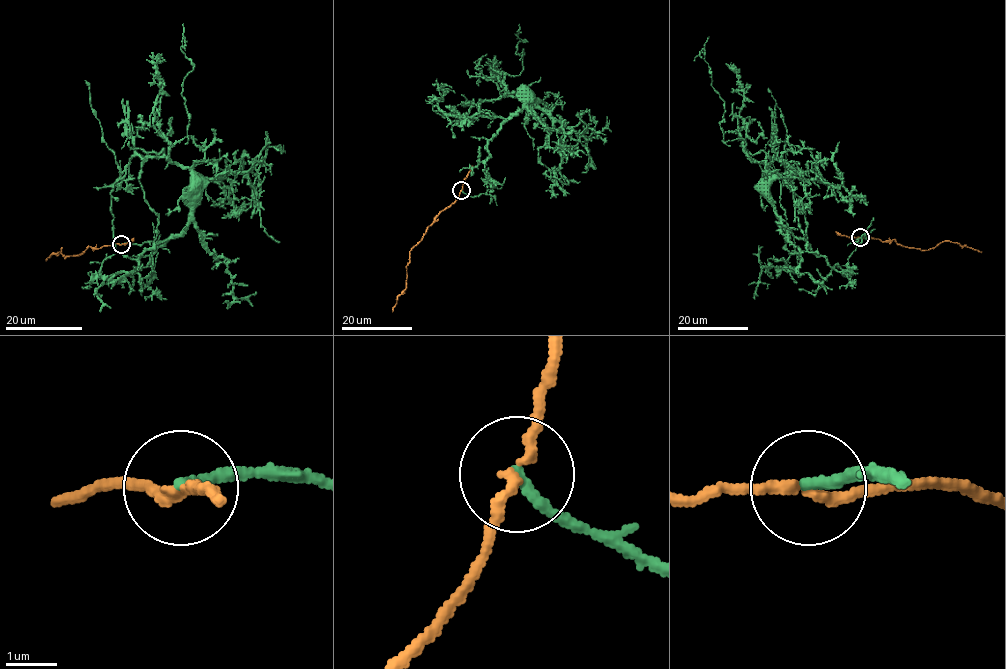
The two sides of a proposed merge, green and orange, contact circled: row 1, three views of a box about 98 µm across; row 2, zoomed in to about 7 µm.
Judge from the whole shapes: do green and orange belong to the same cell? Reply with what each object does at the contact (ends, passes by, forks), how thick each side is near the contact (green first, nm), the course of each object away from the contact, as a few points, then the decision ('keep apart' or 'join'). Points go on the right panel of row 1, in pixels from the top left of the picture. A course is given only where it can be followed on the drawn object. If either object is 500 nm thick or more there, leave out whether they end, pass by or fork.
green ends there; orange passes by; 240 nm thick on the green side, 190 nm on the other; green runs (860, 238), (838, 271), (785, 230), (769, 171), (743, 139), (725, 142), (725, 101), (704, 51), (694, 60); orange runs (860, 238), (894, 239), (898, 244), (921, 250), (929, 250), (944, 241), (957, 242), (982, 252); keep apart

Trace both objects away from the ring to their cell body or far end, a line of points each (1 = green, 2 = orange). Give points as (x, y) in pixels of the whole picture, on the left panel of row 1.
1: (121, 244), (155, 248), (148, 281), (190, 216), (191, 171), (168, 157), (189, 139), (185, 50)
2: (121, 244), (99, 248), (89, 246), (80, 255), (65, 258), (61, 248), (46, 260)

